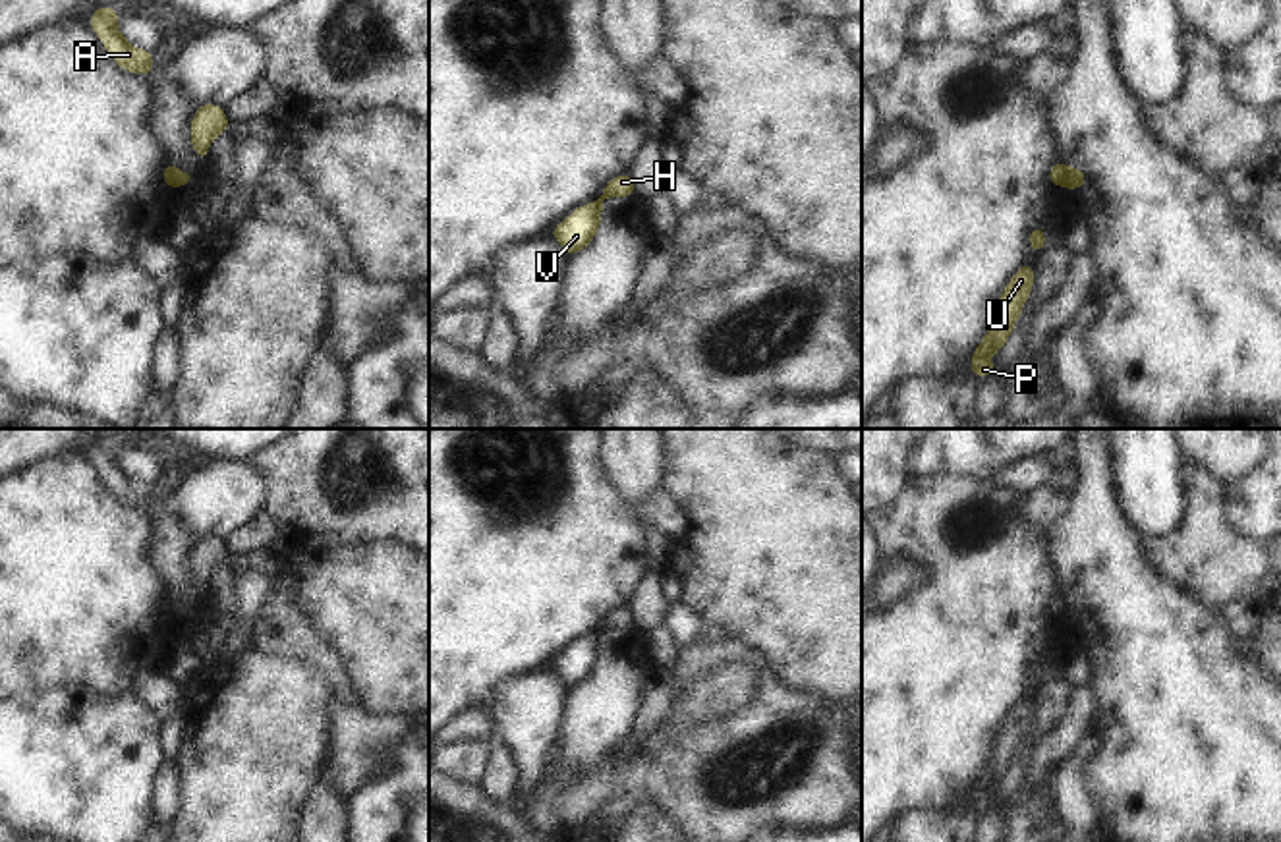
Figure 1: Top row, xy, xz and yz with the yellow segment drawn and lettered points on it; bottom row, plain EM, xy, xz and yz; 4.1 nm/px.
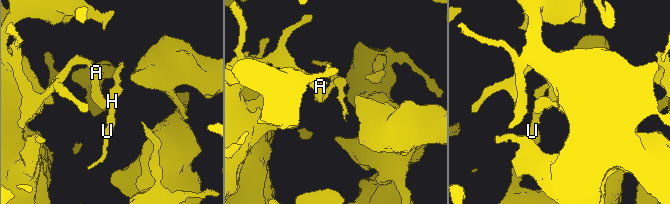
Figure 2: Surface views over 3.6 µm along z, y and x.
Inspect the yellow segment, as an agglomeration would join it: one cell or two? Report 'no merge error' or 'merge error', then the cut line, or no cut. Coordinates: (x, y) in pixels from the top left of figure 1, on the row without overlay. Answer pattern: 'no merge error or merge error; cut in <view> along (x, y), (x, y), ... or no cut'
merge error; cut in yz along (1065, 597), (1065, 613), (1061, 617)

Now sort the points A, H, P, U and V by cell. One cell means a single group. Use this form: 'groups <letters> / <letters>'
groups A V / H P U

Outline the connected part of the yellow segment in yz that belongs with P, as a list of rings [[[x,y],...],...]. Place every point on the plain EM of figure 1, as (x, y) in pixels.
[[[1024,695],[1001,724],[997,747],[970,792],[970,805],[980,807],[982,813],[997,801],[997,794],[989,796],[985,788],[999,786],[1009,774],[1012,759],[1020,753],[1020,744],[1032,726],[1034,715],[1034,695]]]

